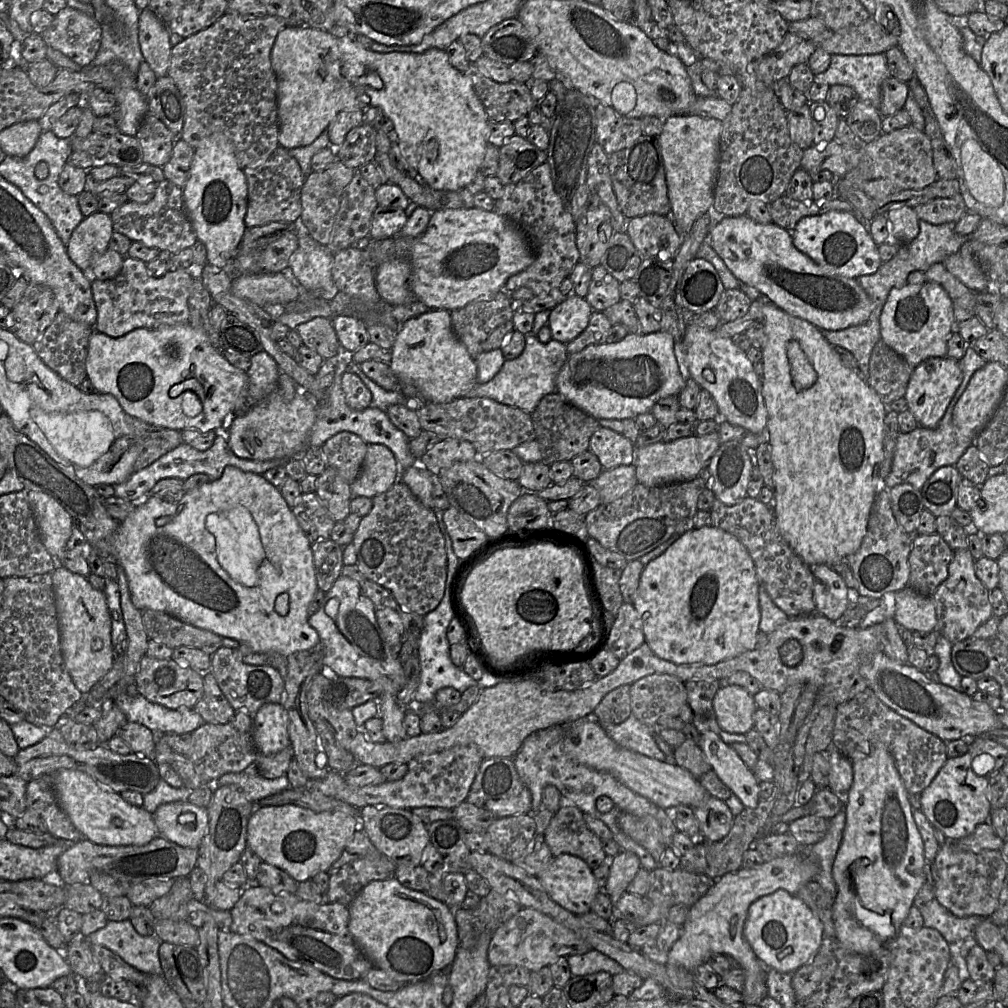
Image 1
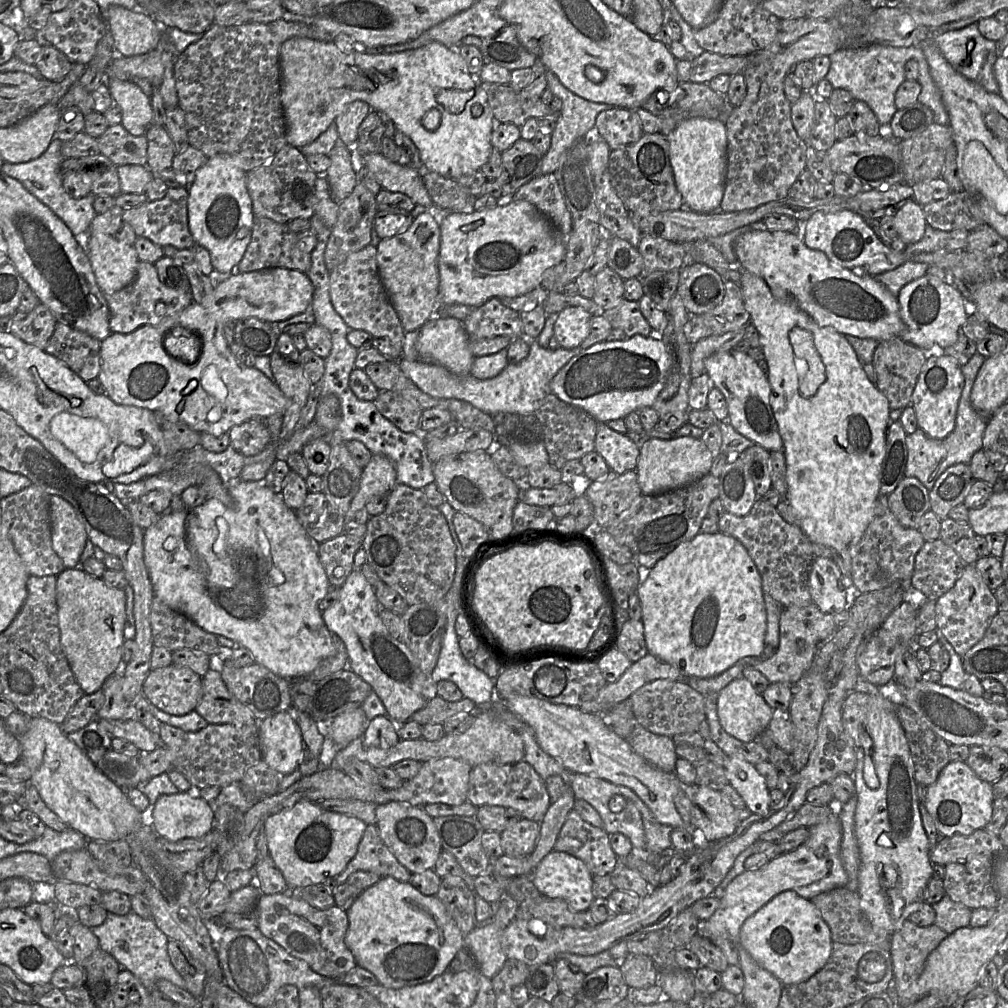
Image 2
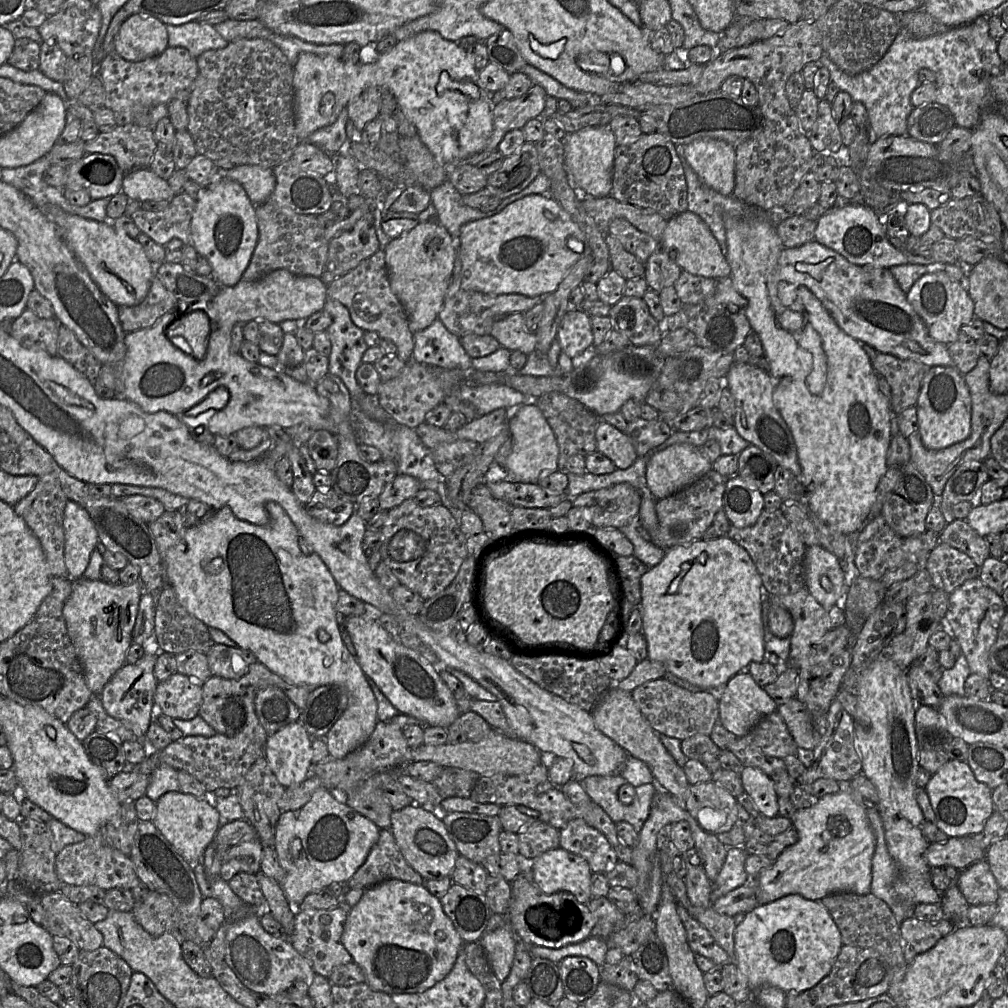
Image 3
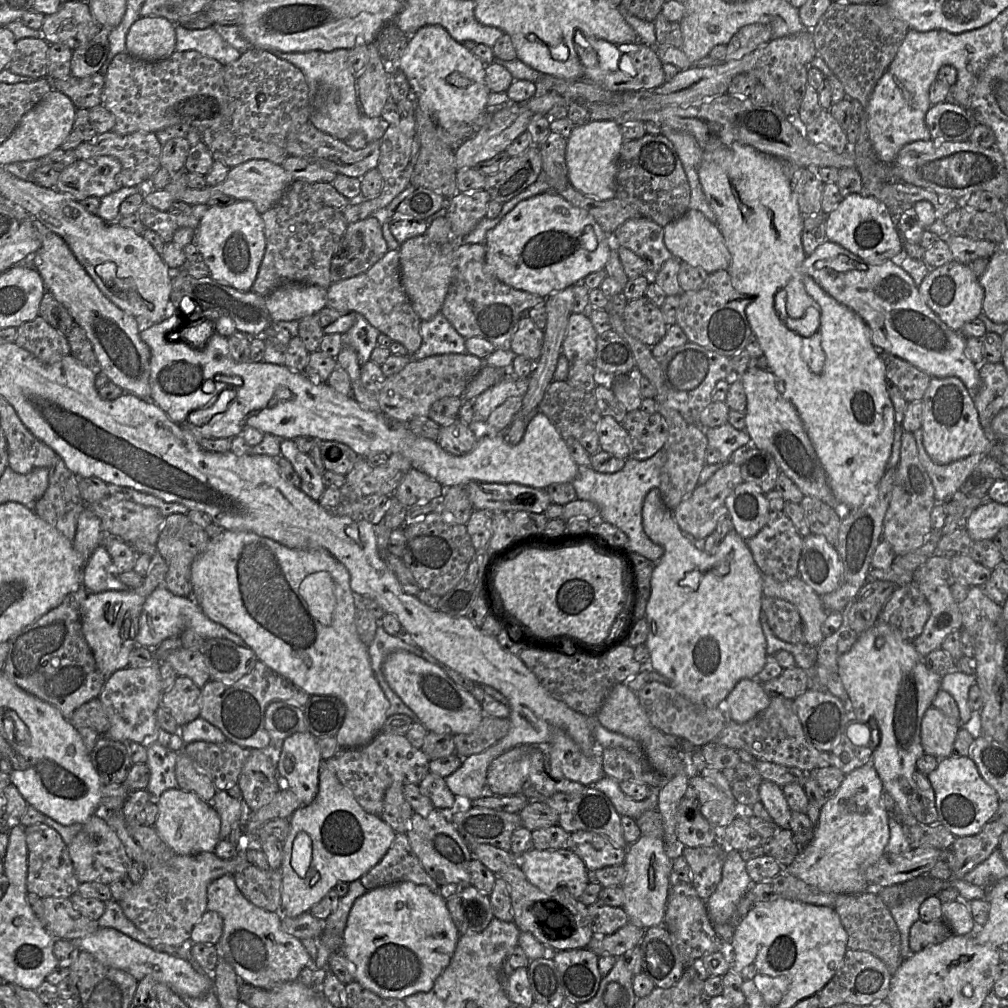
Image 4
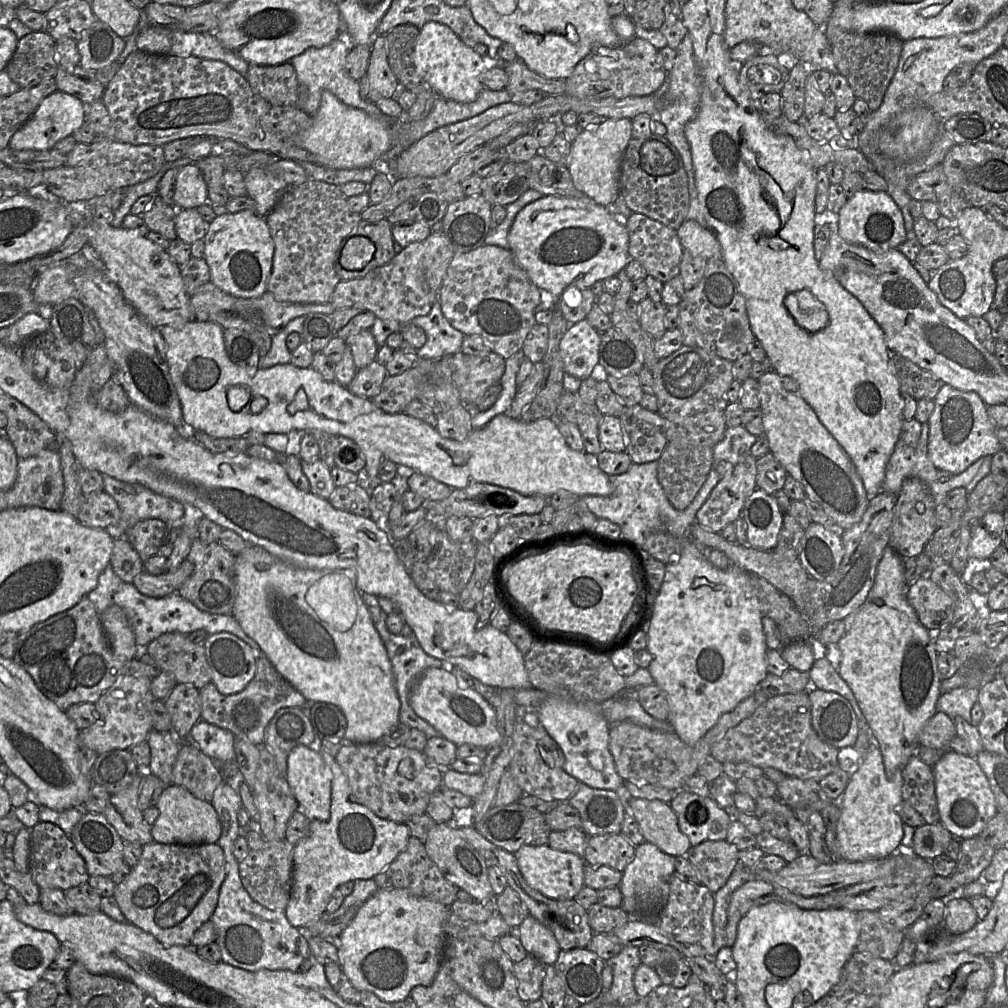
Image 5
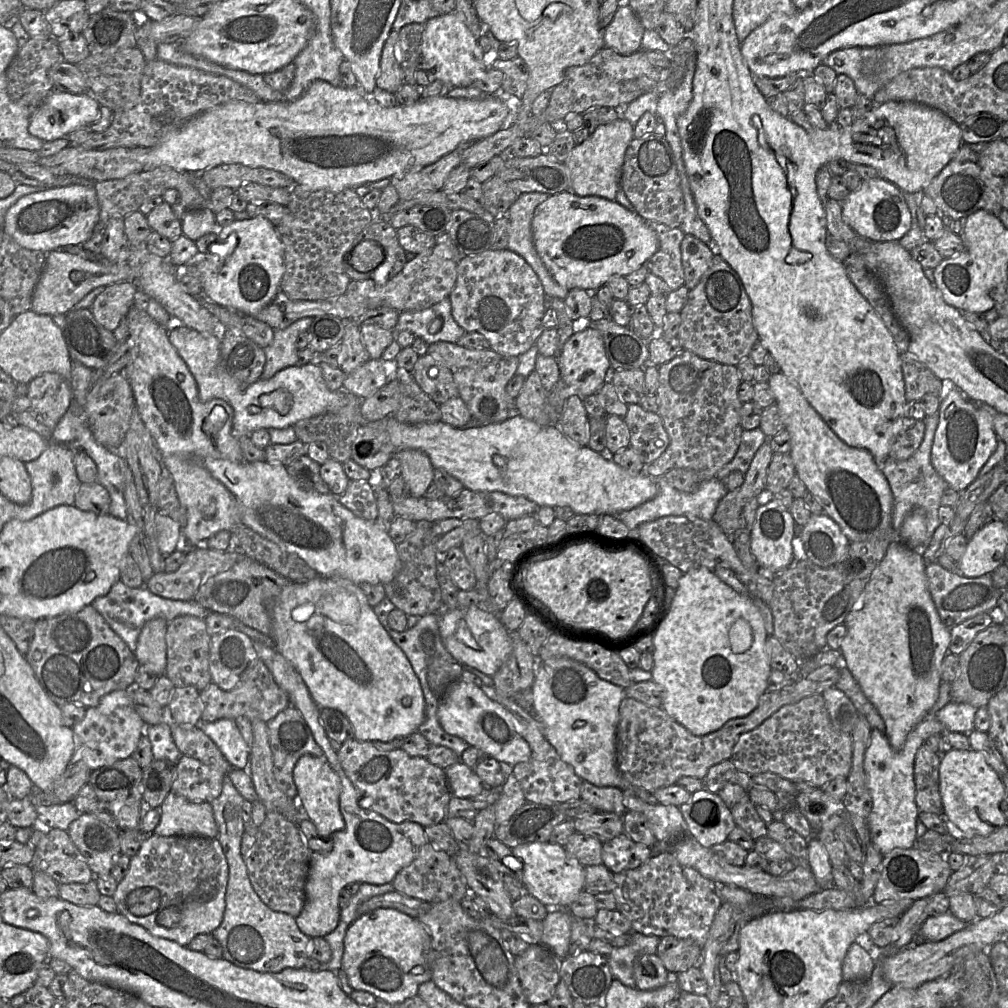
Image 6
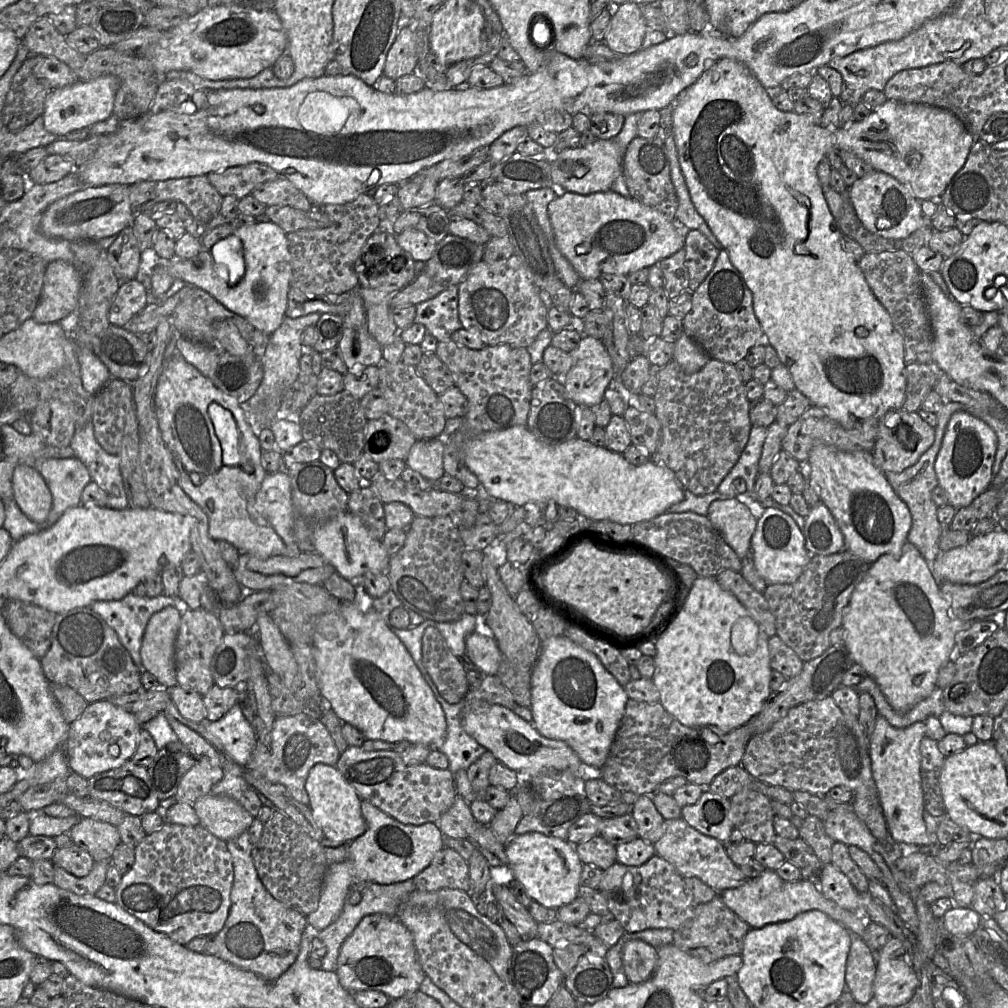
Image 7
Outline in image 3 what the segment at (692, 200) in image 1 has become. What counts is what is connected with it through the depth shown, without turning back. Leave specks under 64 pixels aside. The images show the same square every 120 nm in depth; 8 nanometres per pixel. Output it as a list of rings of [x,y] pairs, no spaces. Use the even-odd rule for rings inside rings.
[[[704,138],[682,145],[686,162],[709,188],[727,196],[735,186],[735,147],[717,139]]]

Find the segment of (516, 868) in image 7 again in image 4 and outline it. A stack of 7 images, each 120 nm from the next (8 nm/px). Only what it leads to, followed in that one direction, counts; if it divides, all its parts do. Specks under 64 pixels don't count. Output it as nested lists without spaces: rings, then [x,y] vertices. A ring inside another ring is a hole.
[[[531,848],[518,859],[529,882],[546,893],[563,887],[578,899],[590,882],[585,863],[570,849]]]

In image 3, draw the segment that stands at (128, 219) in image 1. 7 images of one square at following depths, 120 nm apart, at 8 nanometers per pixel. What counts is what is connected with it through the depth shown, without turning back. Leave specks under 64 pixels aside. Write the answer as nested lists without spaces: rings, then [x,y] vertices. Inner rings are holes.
[[[183,191],[176,194],[163,210],[150,211],[139,208],[130,217],[140,232],[159,245],[165,246],[171,239],[178,238],[184,245],[194,246],[190,226],[196,201],[196,198]]]

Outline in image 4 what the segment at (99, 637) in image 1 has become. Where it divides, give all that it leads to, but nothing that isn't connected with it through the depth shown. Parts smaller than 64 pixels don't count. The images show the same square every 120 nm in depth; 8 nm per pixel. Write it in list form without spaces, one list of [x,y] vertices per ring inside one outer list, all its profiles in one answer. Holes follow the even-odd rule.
[[[156,555],[140,587],[126,591],[91,593],[83,602],[82,633],[93,654],[96,667],[103,676],[109,677],[114,672],[129,666],[130,653],[136,647],[135,637],[142,606],[150,593],[163,585],[167,571],[165,561]]]

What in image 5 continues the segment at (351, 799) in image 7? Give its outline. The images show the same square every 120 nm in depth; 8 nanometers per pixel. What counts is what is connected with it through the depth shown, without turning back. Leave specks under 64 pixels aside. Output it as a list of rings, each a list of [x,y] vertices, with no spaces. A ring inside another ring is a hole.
[[[303,745],[292,749],[286,780],[299,808],[311,821],[329,819],[332,773],[317,750]]]

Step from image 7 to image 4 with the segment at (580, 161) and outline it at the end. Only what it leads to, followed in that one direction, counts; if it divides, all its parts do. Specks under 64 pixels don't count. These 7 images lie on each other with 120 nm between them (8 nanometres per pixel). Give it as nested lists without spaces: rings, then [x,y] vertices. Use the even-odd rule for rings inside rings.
[[[608,120],[588,121],[574,126],[567,139],[566,164],[571,185],[581,193],[598,200],[616,197],[618,158],[624,143],[621,125]]]

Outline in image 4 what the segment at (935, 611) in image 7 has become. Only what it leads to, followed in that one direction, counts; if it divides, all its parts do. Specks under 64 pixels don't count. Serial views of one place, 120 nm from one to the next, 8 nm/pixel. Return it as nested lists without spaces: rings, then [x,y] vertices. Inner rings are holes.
[[[879,619],[862,634],[849,651],[838,660],[838,675],[854,707],[858,722],[879,731],[880,742],[873,750],[871,762],[875,767],[884,789],[893,797],[899,810],[899,823],[908,831],[918,823],[911,810],[912,794],[915,791],[914,773],[916,762],[923,755],[921,722],[941,689],[941,675],[929,670],[911,640],[903,638],[898,631]]]

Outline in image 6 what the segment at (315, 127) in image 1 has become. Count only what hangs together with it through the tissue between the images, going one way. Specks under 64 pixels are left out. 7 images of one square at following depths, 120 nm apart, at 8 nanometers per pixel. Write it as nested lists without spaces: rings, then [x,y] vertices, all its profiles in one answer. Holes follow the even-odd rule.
[[[455,12],[438,15],[425,23],[421,43],[421,56],[434,74],[435,79],[452,84],[453,87],[468,87],[486,71],[484,52],[478,40]]]

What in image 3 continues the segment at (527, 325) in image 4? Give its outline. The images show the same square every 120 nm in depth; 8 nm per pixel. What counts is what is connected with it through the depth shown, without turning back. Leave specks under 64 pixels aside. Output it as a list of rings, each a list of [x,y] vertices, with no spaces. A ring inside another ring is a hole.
[[[512,313],[496,321],[490,335],[510,351],[519,350],[528,355],[536,350],[537,337],[528,330],[524,313]]]

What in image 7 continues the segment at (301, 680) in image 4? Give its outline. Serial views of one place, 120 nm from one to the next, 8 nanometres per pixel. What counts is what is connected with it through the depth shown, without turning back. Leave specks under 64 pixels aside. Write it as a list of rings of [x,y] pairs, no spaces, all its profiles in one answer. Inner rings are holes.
[[[357,601],[342,602],[337,611],[317,618],[312,647],[323,701],[343,723],[356,727],[366,739],[388,743],[407,741],[431,746],[445,735],[447,723],[442,706],[404,644],[375,610],[362,612]]]

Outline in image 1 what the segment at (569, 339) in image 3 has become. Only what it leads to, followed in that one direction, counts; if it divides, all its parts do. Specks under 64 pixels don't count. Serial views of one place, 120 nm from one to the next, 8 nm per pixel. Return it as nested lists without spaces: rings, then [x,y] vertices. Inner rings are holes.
[[[574,294],[565,296],[550,310],[548,326],[552,339],[567,344],[578,337],[588,326],[592,312],[584,298]]]

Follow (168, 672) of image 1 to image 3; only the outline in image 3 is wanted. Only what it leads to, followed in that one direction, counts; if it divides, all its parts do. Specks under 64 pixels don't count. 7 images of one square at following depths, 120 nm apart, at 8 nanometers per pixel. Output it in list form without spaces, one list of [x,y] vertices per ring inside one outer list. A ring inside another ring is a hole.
[[[179,672],[158,682],[154,693],[154,707],[157,709],[157,714],[162,713],[171,719],[193,719],[199,714],[201,701],[202,684]]]

